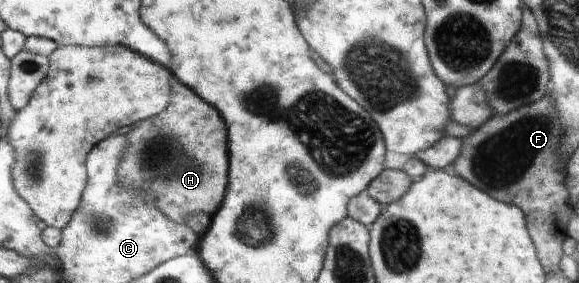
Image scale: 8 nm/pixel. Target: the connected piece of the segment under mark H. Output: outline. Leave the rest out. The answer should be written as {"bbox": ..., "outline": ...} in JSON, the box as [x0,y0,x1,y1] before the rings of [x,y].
{"bbox":[119,76,231,224],"outline":[[[175,76],[169,79],[172,100],[167,109],[155,117],[144,119],[133,126],[127,137],[127,147],[121,157],[119,171],[121,185],[127,189],[143,189],[155,195],[155,205],[171,221],[183,224],[189,215],[196,212],[213,213],[219,201],[224,199],[227,187],[227,165],[231,165],[231,155],[227,155],[227,131],[215,106],[201,98],[194,90],[182,84]]]}

